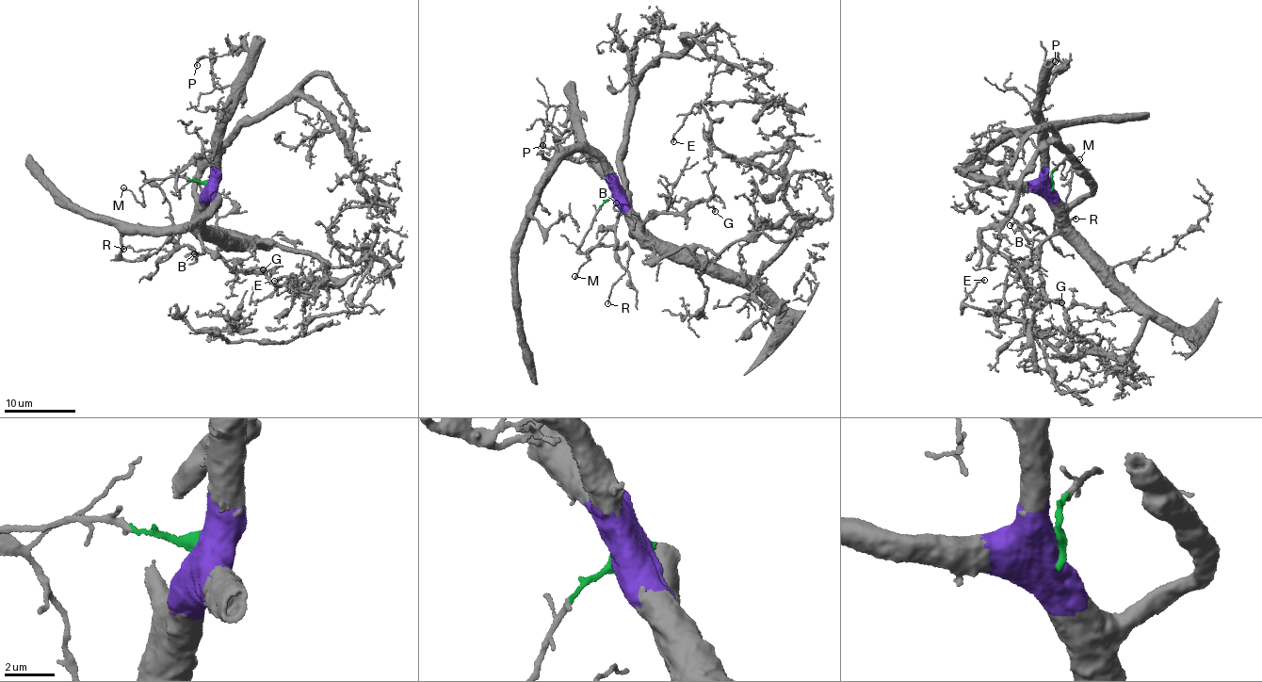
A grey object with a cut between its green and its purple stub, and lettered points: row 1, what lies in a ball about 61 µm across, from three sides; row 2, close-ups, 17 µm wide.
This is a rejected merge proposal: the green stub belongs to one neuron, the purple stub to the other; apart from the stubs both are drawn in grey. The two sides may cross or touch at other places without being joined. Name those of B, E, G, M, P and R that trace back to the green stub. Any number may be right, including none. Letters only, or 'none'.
M, R

